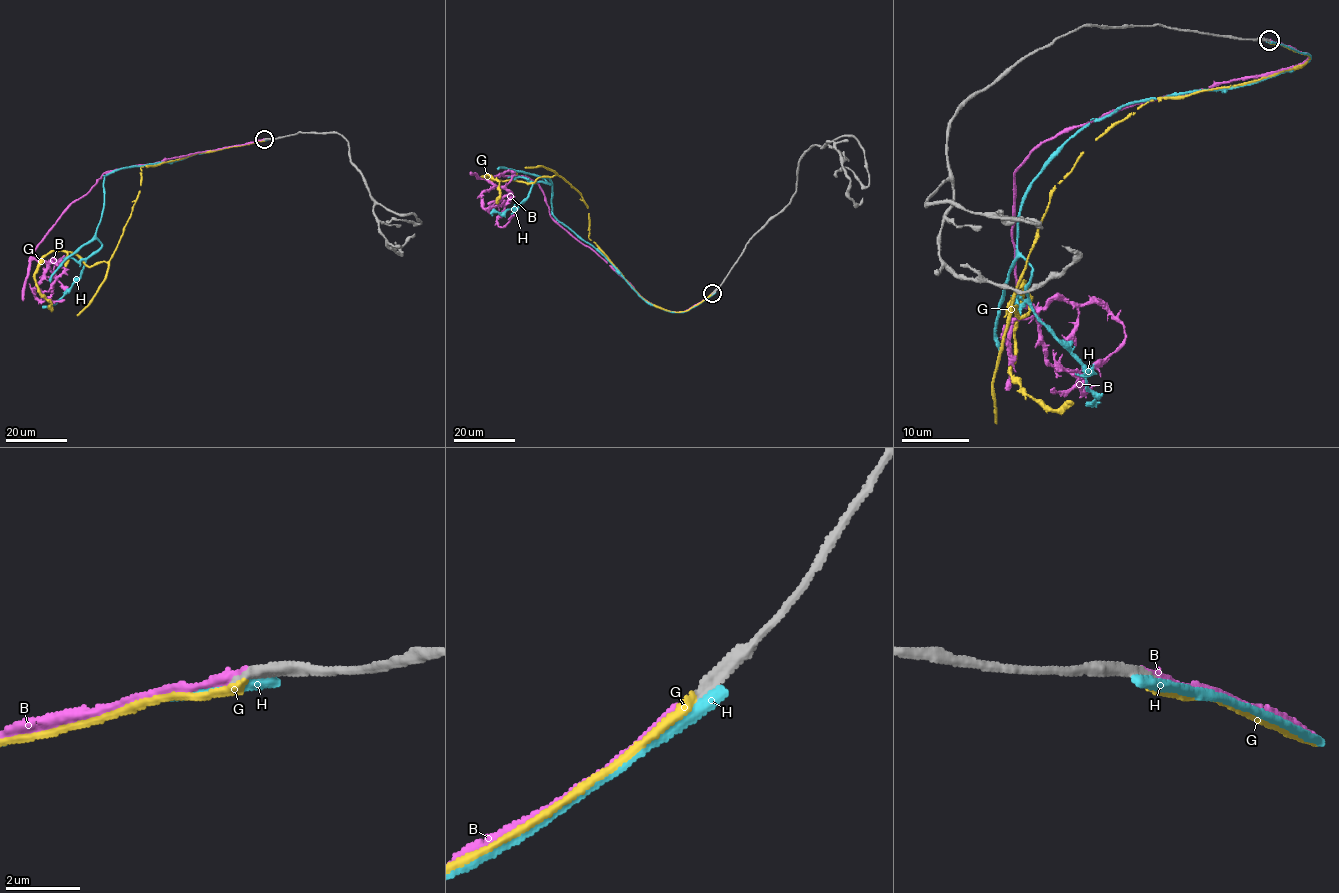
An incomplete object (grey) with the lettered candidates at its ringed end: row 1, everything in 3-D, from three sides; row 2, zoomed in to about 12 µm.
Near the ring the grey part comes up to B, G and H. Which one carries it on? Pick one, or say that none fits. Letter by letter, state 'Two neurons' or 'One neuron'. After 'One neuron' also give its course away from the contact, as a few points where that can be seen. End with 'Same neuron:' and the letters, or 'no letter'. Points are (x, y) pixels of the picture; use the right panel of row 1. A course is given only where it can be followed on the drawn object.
B: One neuron. Its course: (1268, 41), (1307, 59), (1112, 109), (1044, 140), (1015, 170), (1017, 297), (1099, 302), (1124, 329), (1101, 376)
G: Two neurons
H: Two neurons
Same neuron: B

